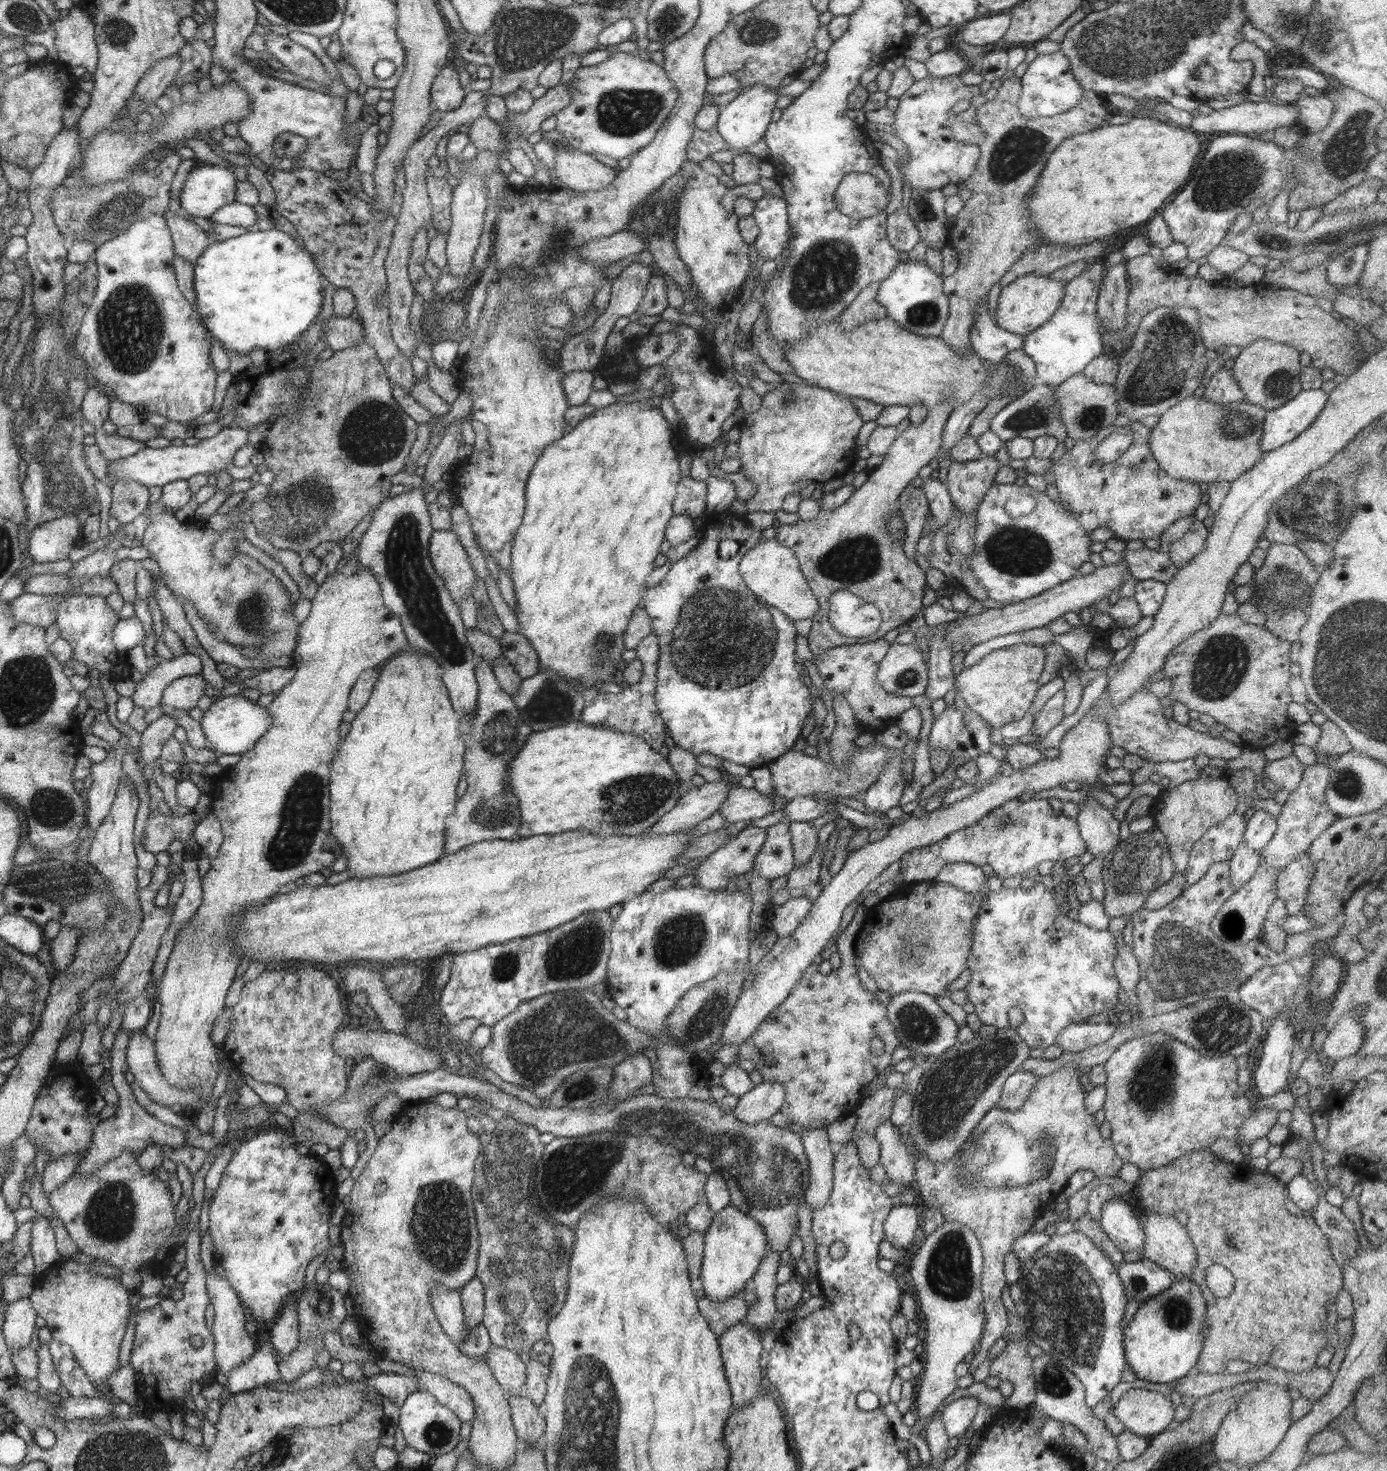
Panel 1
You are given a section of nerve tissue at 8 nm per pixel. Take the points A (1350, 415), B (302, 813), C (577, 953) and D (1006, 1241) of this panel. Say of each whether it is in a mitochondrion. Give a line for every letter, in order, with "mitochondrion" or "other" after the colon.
A: other
B: mitochondrion
C: mitochondrion
D: other

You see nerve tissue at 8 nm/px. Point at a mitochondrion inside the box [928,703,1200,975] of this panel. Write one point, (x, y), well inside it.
(1140, 865)

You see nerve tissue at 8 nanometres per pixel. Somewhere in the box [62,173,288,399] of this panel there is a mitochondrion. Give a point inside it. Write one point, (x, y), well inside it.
(130, 325)

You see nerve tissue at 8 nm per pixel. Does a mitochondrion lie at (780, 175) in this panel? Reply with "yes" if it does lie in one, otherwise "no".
no

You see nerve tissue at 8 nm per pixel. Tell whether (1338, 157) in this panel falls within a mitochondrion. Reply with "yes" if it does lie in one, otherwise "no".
yes

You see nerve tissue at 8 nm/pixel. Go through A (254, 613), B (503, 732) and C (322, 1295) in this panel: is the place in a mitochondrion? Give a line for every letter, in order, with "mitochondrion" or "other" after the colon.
A: mitochondrion
B: mitochondrion
C: other

